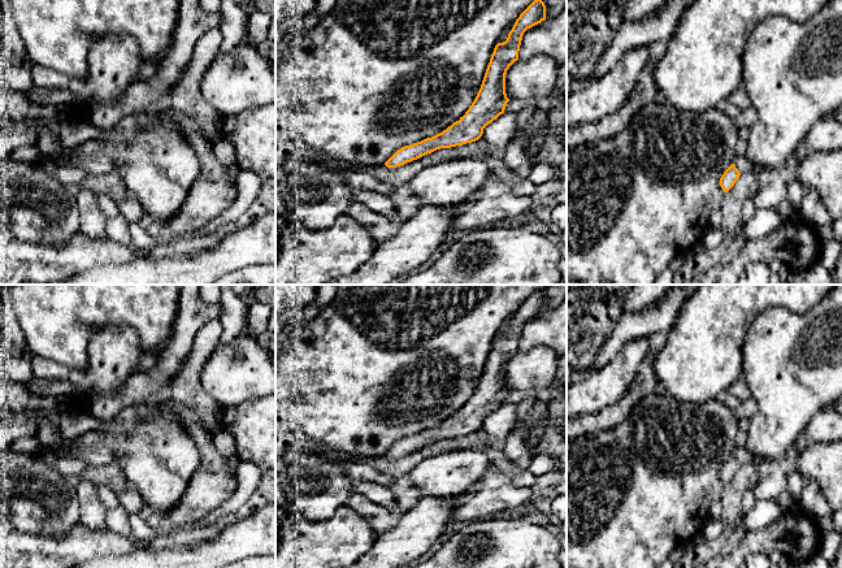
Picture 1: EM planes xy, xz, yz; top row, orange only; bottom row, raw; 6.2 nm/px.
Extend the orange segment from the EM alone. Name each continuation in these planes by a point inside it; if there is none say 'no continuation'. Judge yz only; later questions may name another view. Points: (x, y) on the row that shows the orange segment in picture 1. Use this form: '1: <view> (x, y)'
1: yz (743, 164)

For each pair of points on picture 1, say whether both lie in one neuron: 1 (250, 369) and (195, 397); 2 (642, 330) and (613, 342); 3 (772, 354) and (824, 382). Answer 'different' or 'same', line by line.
1: different
2: same
3: same

